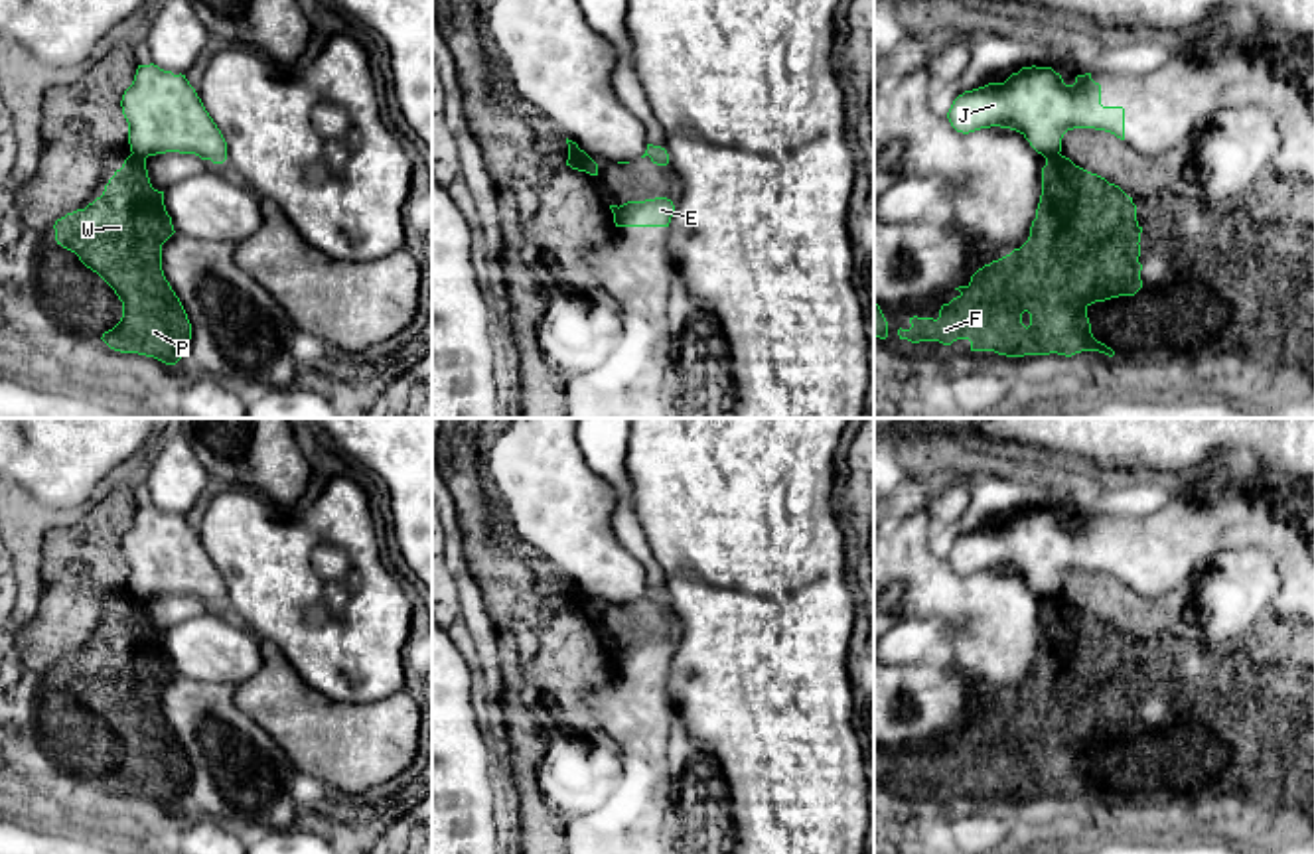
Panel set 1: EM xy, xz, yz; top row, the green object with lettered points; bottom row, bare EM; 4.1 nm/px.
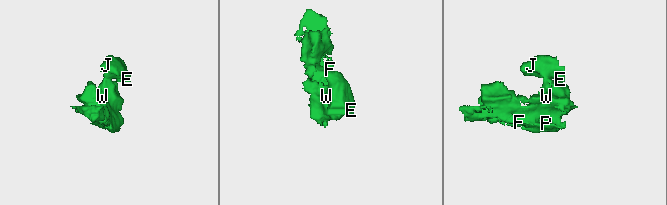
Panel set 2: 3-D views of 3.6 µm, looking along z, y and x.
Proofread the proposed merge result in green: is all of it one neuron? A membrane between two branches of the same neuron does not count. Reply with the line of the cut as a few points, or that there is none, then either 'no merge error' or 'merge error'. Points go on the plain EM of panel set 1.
xy (133, 594), (145, 600) | merge error

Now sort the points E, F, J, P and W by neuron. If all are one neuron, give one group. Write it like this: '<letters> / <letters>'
E J / F P W

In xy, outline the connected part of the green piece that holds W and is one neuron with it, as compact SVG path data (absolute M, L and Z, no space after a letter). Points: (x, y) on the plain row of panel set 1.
M130 596L105 627L101 639L85 651L57 661L55 682L97 714L122 744L120 763L103 775L103 783L120 795L154 799L176 807L191 781L187 755L162 712L162 686L176 675L164 647L164 633L152 629L146 600Z

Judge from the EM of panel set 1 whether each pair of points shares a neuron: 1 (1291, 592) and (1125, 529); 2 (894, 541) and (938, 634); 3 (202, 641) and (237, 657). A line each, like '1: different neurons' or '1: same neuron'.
1: same neuron
2: different neurons
3: same neuron

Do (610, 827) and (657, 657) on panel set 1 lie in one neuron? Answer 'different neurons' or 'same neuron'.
same neuron

